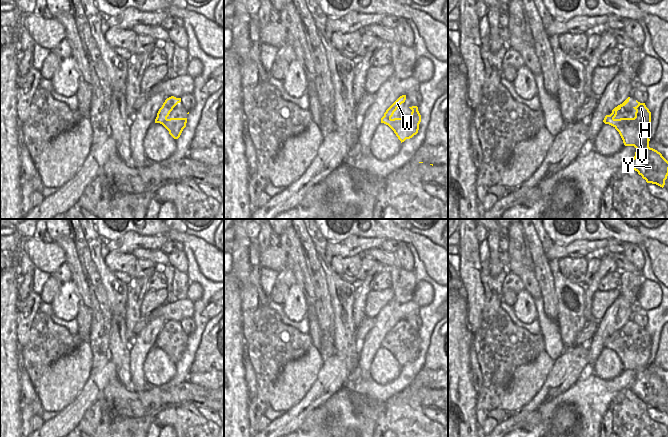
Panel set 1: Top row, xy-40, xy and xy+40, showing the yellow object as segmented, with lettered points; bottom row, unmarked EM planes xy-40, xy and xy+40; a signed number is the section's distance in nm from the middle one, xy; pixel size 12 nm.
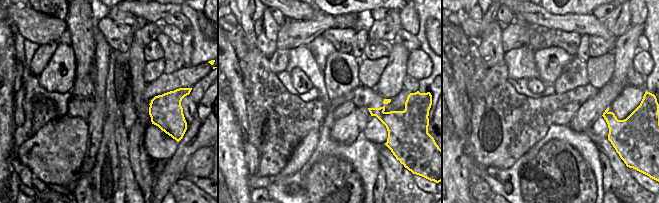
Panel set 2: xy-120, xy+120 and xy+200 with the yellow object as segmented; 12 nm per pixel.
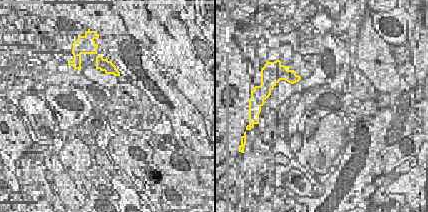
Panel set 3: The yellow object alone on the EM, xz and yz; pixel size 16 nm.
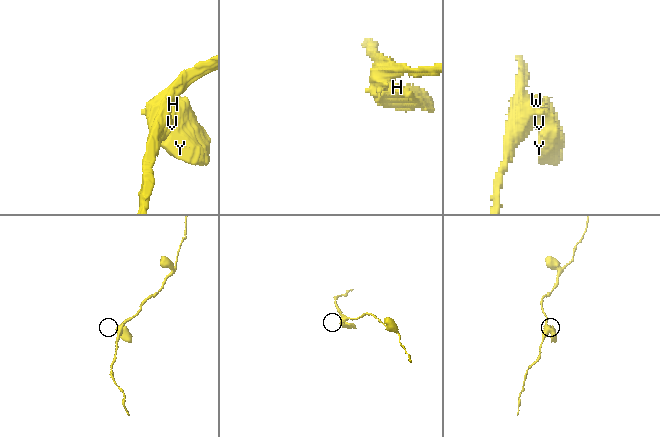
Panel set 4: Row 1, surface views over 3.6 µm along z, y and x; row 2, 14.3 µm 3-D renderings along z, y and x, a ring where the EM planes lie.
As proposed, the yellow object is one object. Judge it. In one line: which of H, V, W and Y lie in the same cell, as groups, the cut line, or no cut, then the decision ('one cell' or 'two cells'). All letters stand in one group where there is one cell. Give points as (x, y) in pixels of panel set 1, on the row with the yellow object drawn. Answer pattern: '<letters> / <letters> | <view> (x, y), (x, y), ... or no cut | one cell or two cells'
H V Y / W | xy-40 (166, 116), (158, 122) | two cells

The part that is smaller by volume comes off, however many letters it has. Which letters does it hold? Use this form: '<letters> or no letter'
H, V, Y

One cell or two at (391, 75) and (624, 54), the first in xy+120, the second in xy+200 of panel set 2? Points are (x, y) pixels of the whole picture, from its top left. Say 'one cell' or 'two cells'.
one cell

